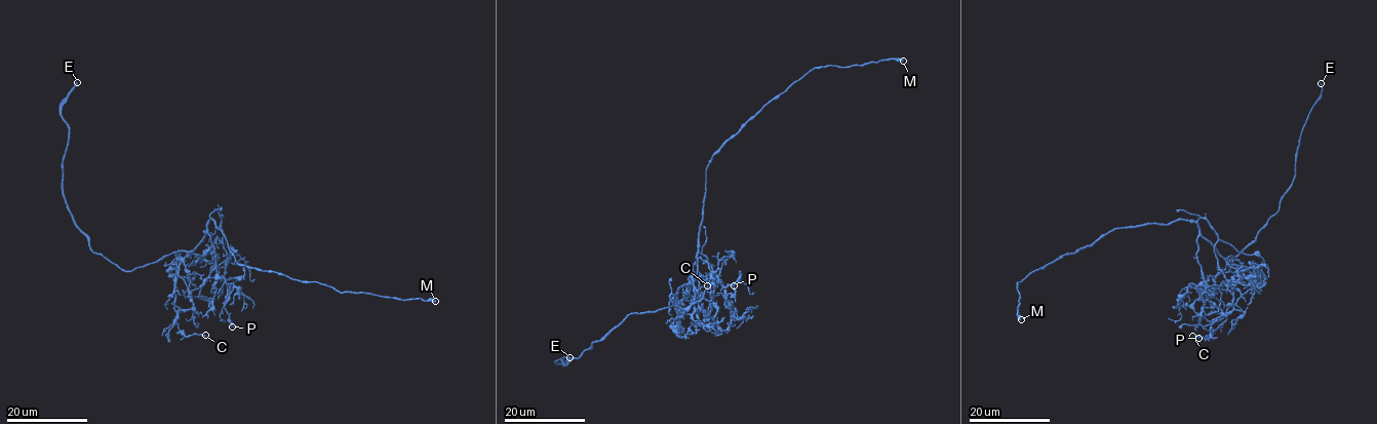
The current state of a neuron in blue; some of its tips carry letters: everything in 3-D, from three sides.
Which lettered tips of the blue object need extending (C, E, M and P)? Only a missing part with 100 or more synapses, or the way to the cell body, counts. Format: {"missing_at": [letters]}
{"missing_at": ["E"]}

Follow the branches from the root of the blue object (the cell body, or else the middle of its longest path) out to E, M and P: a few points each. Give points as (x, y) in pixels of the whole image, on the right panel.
E: (1200, 233), (1224, 259), (1233, 256), (1229, 260), (1254, 240), (1295, 176), (1301, 129), (1321, 97), (1321, 83)
M: (1200, 233), (1194, 222), (1180, 220), (1115, 227), (1017, 283), (1021, 319)
P: (1200, 233), (1202, 218), (1218, 237), (1214, 253), (1232, 309), (1215, 320), (1208, 338), (1198, 338)

